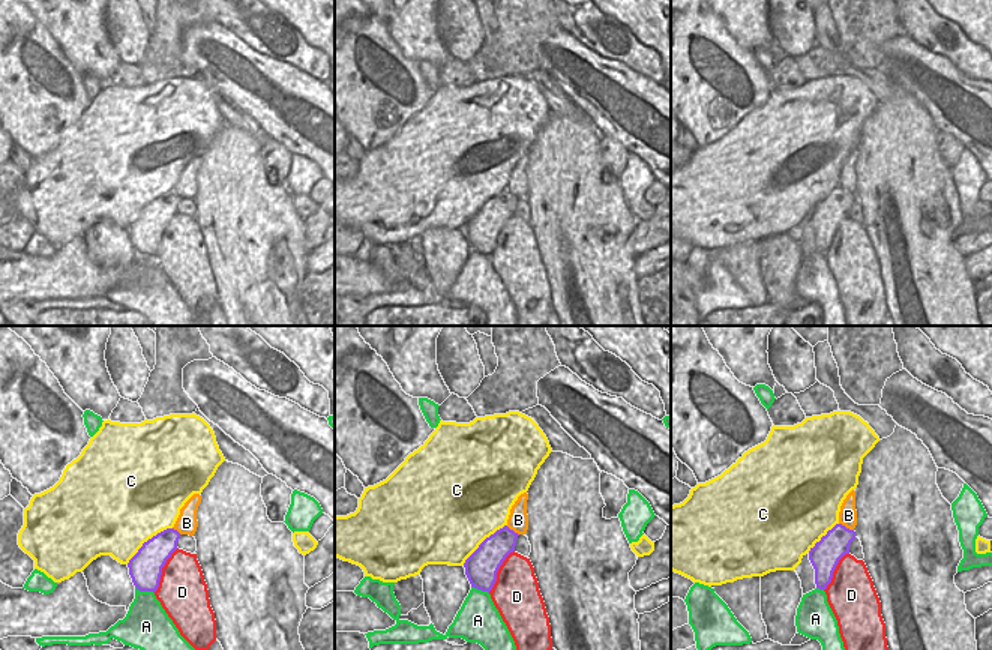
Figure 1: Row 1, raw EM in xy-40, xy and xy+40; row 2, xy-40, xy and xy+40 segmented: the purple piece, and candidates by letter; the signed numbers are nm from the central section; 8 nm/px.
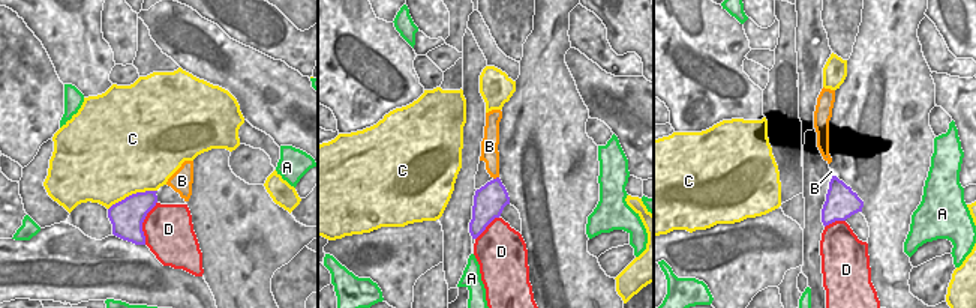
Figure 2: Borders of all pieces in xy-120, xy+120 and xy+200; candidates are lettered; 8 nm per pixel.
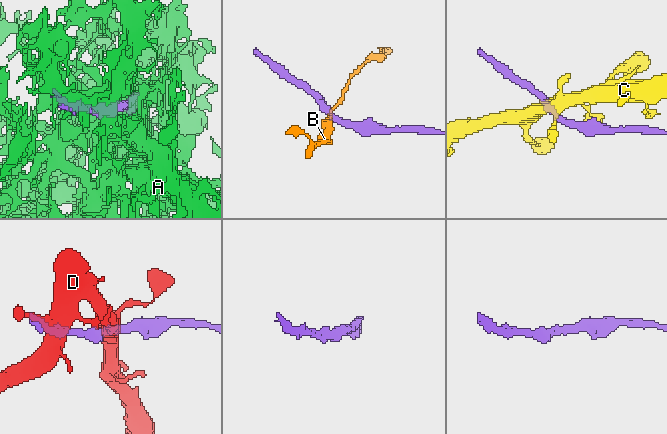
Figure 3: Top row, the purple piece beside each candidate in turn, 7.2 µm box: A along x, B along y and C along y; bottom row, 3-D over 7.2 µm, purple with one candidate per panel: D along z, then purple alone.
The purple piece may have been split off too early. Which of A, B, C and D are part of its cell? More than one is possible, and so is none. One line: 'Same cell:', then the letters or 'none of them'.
Same cell: none of them

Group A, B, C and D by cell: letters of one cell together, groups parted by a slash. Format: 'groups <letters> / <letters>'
groups A / B / C / D

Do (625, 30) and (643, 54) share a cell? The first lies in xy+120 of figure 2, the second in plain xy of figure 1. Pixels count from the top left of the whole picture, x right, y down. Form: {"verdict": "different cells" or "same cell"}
{"verdict": "different cells"}

